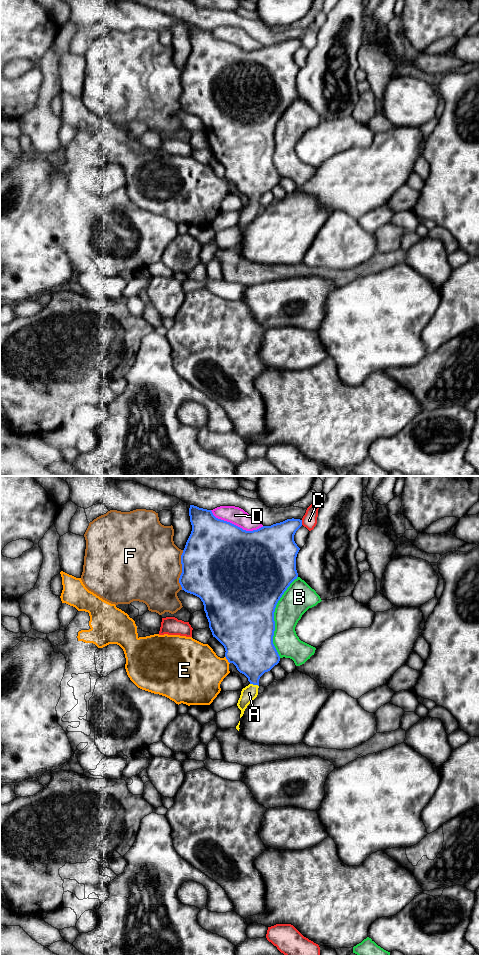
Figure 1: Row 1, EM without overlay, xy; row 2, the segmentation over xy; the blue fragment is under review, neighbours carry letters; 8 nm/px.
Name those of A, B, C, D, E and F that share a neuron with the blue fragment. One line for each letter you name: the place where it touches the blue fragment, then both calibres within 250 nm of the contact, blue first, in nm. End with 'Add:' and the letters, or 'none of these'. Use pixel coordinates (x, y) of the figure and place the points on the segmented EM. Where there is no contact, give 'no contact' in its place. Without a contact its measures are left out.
A: xy (254, 684) | 360/120 nm
Add: A

